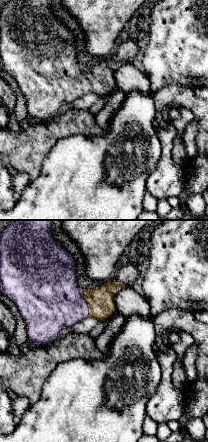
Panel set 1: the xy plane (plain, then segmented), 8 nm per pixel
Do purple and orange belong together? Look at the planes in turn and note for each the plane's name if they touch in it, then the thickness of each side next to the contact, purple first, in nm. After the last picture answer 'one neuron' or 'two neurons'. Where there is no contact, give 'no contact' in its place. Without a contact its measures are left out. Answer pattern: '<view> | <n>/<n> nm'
xy | 440/220 nm

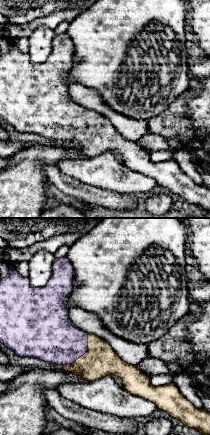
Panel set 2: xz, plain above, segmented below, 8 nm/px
xz | 380/260 nm

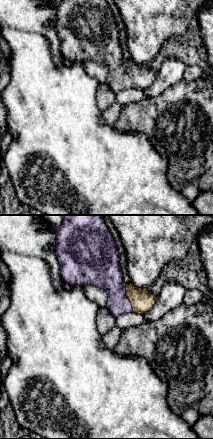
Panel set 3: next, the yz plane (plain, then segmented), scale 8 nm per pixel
yz | 240/180 nm

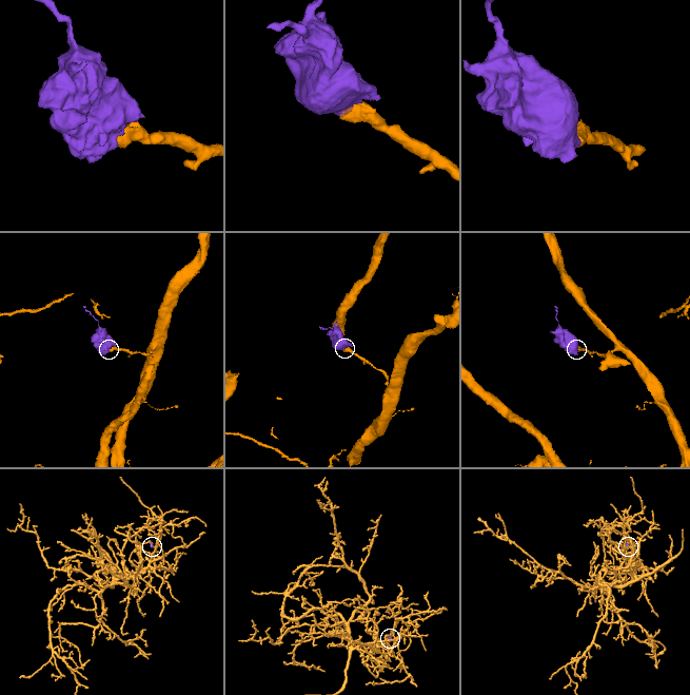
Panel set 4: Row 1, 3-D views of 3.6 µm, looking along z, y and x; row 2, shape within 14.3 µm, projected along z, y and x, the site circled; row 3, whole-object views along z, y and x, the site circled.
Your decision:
one neuron

